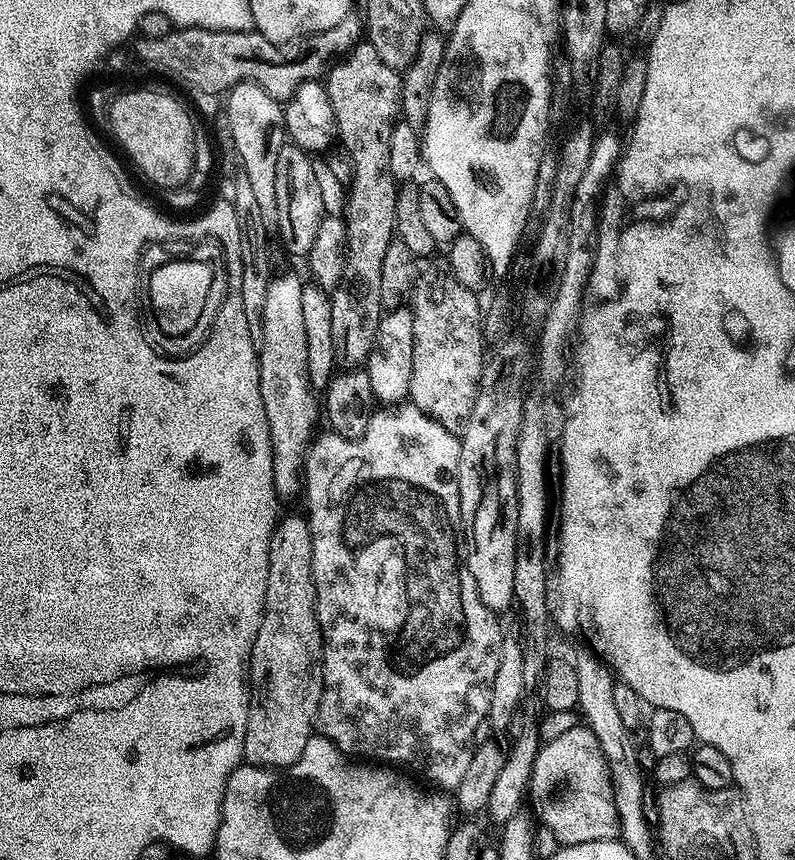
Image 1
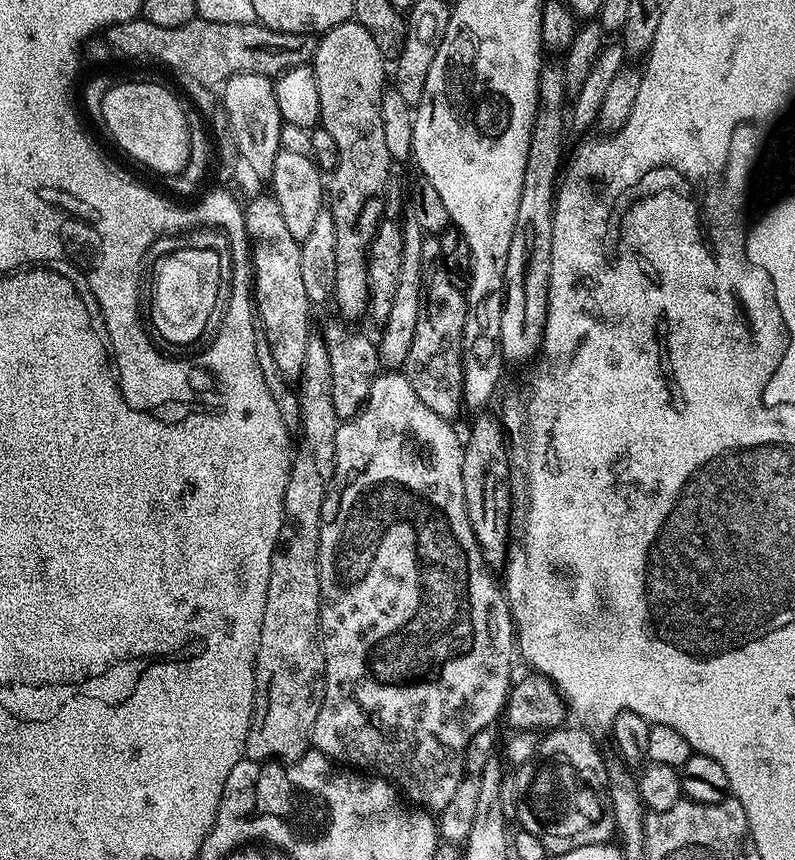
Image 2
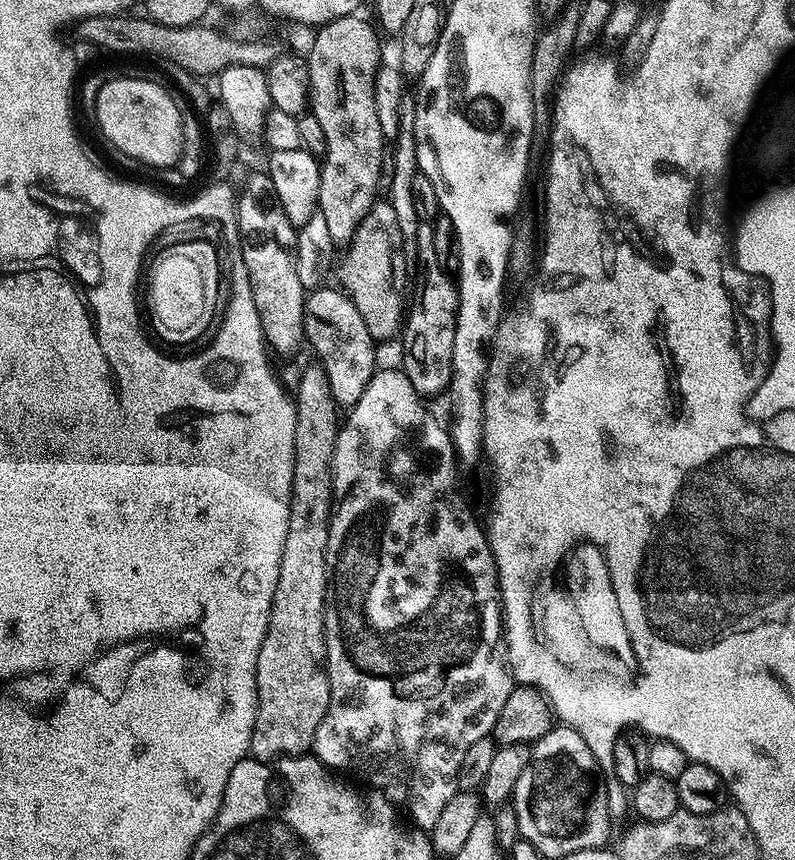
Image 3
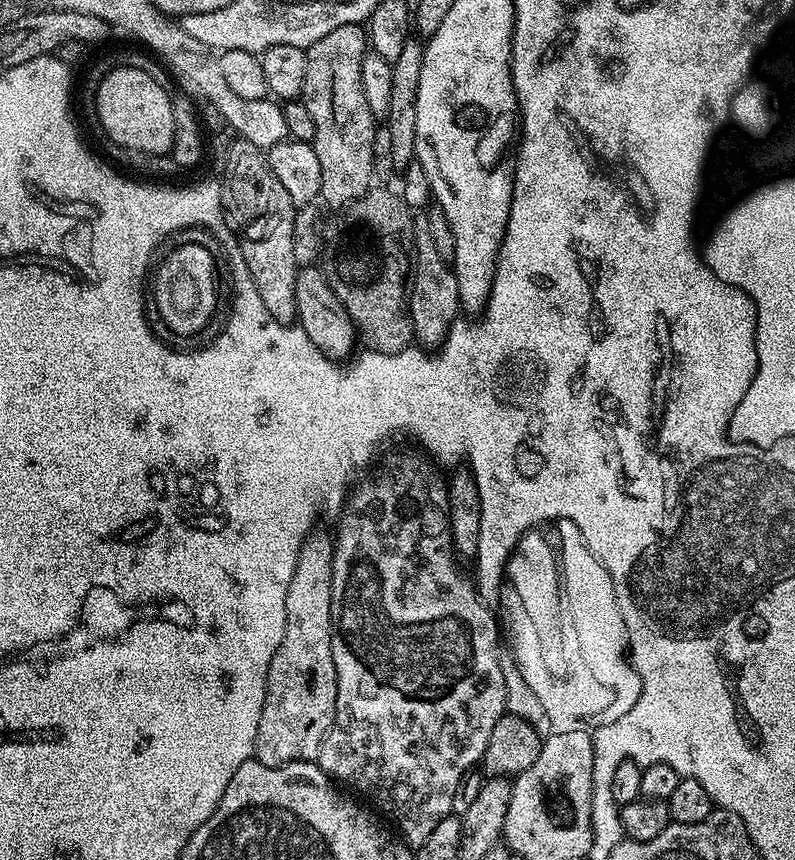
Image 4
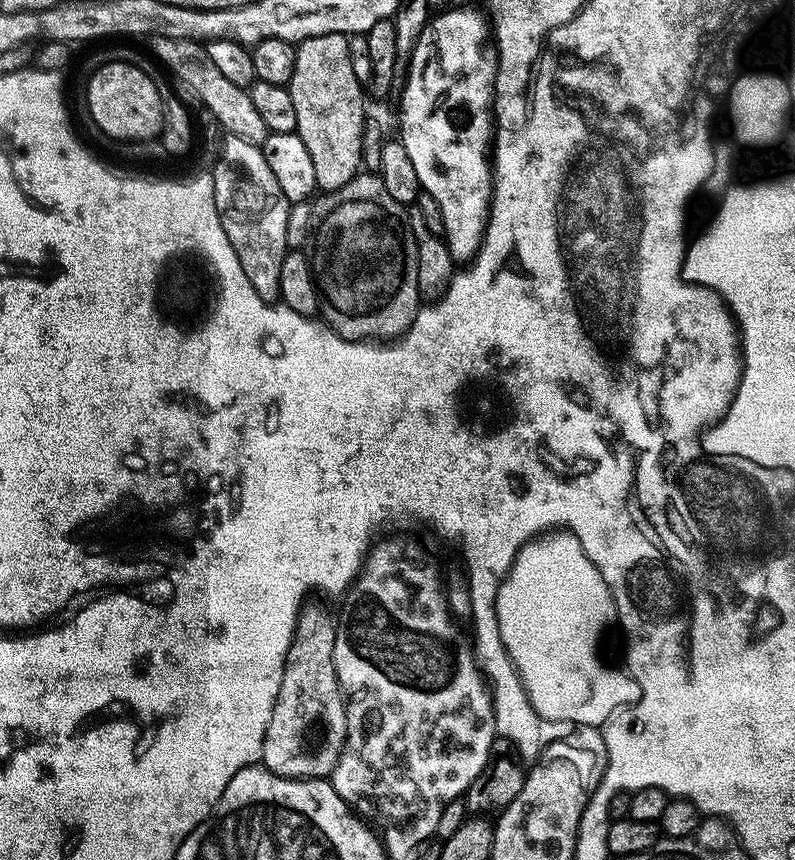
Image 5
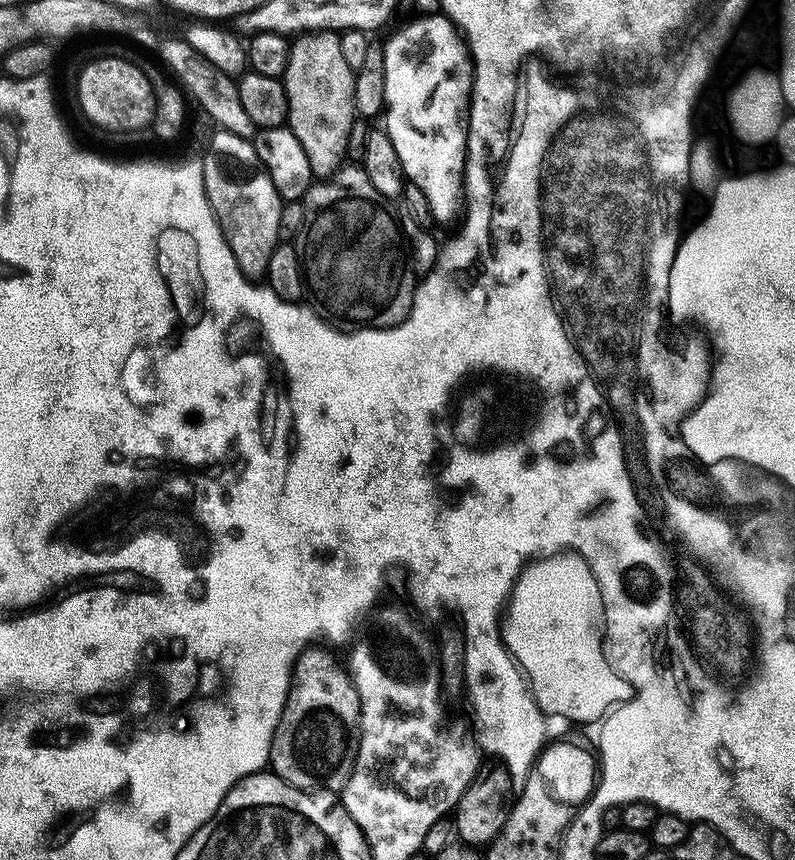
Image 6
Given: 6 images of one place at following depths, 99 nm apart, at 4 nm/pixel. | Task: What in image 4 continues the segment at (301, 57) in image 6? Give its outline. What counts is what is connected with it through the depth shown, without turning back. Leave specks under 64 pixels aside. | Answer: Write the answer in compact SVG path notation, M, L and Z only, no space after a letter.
M361 25L338 26L326 38L318 38L306 51L306 82L302 97L310 118L314 118L312 149L318 154L318 166L322 166L322 186L319 199L325 200L332 208L347 209L356 203L373 183L372 159L374 158L374 136L378 122L370 114L366 94L362 94L362 58L370 50L368 37Z

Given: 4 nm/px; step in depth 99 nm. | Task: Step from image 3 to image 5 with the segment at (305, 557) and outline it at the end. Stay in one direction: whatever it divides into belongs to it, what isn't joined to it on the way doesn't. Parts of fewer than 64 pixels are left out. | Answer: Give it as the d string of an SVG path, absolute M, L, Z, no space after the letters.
M305 603L300 610L300 617L296 619L296 629L292 635L292 645L286 654L286 663L284 663L284 673L282 674L282 686L278 690L278 698L274 702L274 710L270 714L270 726L266 726L266 738L262 746L262 764L269 772L286 776L289 780L319 780L321 778L331 777L334 766L340 757L340 751L344 749L344 739L346 738L346 697L340 690L340 683L334 670L334 642L336 641L336 620L320 604Z

